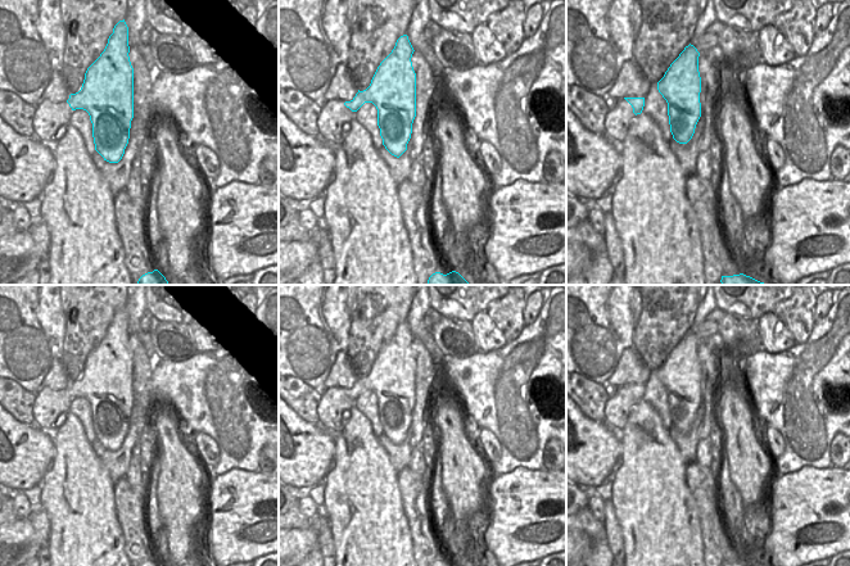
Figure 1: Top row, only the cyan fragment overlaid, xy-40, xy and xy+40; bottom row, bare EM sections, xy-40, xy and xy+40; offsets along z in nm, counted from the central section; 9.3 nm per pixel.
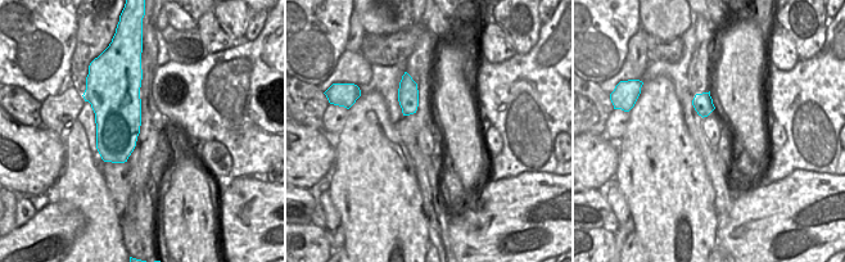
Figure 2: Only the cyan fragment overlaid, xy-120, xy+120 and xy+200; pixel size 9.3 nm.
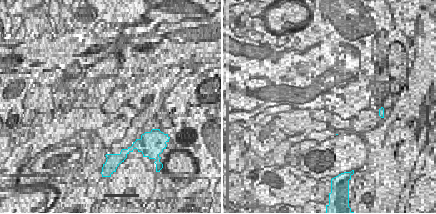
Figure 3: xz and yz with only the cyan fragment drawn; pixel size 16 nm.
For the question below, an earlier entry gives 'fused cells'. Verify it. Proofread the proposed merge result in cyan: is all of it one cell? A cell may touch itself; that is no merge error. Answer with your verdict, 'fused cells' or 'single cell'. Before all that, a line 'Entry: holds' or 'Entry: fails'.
Entry: fails
single cell

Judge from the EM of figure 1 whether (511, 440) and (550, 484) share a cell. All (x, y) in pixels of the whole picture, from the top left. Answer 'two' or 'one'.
two

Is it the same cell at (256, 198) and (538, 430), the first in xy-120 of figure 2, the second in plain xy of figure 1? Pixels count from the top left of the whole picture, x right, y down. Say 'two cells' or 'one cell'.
two cells

